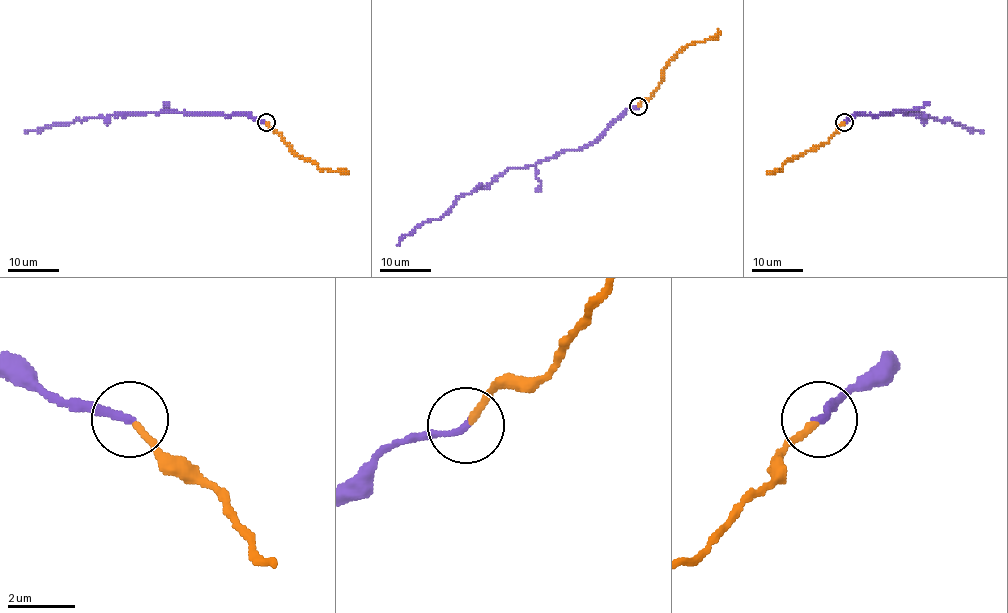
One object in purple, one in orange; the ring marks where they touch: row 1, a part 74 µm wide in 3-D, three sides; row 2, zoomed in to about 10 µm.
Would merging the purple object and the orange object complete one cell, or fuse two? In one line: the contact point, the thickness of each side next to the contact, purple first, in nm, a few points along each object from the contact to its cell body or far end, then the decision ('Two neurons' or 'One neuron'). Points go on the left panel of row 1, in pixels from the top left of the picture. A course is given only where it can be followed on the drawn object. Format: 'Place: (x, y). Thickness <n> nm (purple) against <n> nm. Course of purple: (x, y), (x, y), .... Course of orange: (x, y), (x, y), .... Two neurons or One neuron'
Place: (266, 122). Thickness 200 nm (purple) against 200 nm. Course of purple: (265, 122), (246, 115), (215, 113), (115, 113), (24, 131). Course of orange: (267, 123), (299, 156), (310, 160), (321, 169), (346, 174). One neuron

